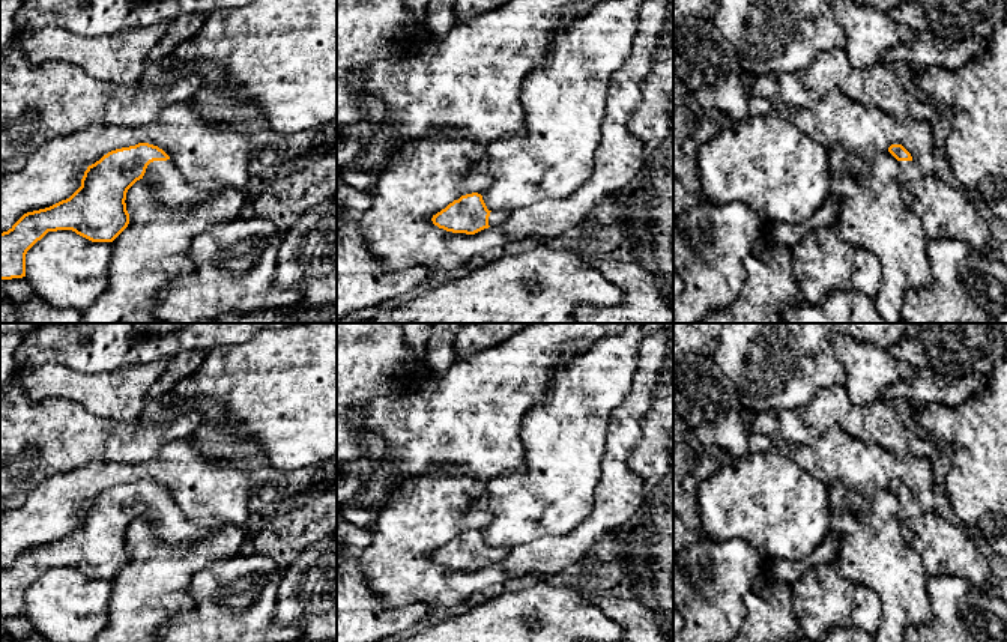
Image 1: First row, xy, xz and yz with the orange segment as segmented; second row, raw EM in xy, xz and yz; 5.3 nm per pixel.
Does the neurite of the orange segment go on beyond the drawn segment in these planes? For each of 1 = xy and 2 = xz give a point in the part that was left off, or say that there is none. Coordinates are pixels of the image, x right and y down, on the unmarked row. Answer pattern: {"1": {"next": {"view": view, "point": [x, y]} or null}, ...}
{"1": {"next": {"view": "xy", "point": [169, 523]}}, "2": {"next": {"view": "xz", "point": [496, 554]}}}

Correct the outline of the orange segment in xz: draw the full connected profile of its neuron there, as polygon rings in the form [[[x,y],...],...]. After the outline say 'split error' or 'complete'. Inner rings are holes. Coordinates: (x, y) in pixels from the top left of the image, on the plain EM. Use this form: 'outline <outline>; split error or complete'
outline [[[478,529],[461,532],[433,552],[439,565],[452,570],[475,571],[484,565],[500,562],[510,553],[508,547],[488,547]]]; split error

